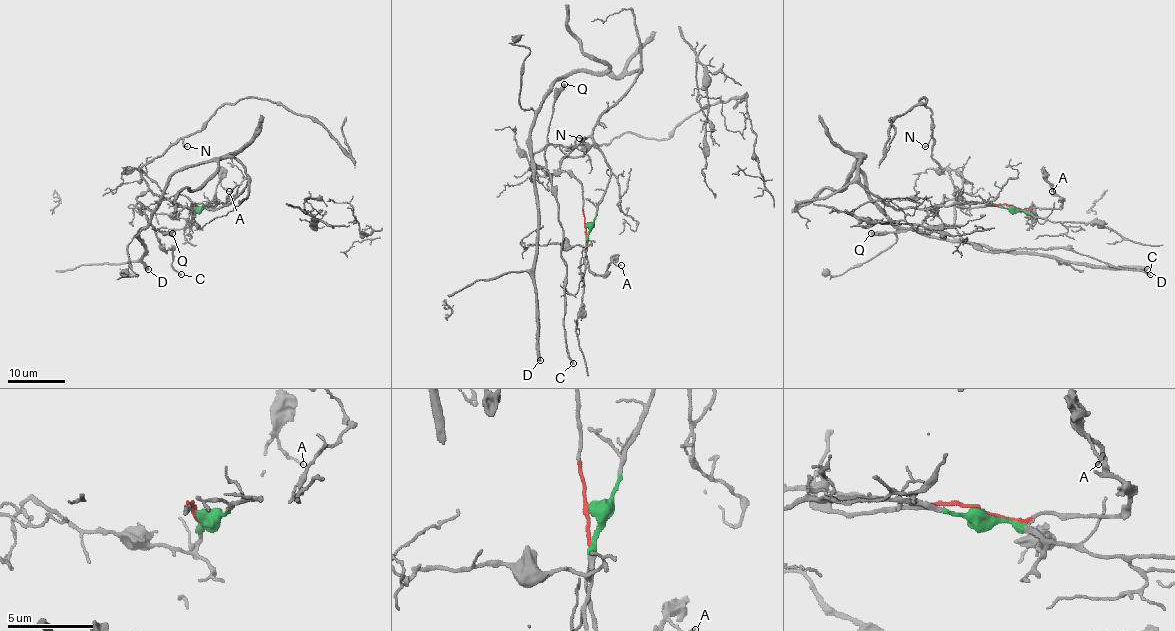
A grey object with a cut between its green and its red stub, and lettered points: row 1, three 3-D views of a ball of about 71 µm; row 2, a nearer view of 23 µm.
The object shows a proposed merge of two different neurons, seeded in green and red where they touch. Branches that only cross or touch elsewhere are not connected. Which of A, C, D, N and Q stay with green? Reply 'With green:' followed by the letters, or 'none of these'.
With green: D

